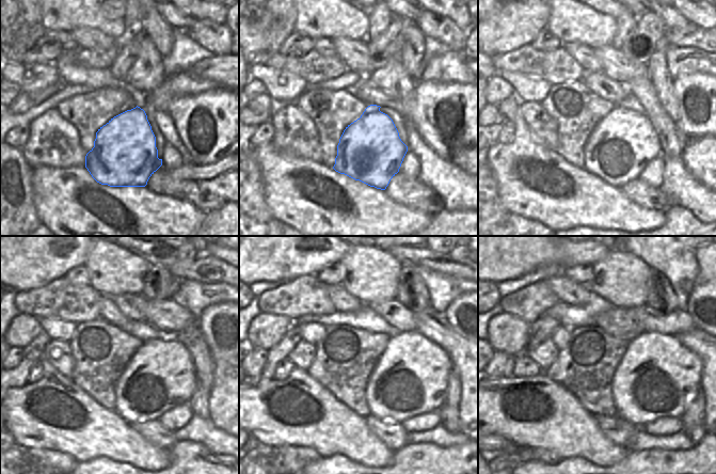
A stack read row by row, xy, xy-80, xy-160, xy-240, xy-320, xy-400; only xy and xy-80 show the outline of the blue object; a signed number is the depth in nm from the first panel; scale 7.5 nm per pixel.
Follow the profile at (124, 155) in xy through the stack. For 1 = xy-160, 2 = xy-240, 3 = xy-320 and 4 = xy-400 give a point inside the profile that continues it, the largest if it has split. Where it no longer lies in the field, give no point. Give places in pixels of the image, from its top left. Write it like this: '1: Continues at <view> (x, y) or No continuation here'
1: Continues at xy-160 (622, 143)
2: Continues at xy-240 (160, 376)
3: Continues at xy-320 (411, 377)
4: Continues at xy-400 (657, 377).

